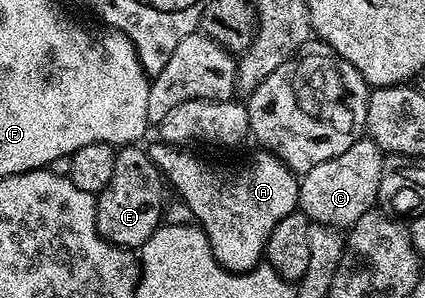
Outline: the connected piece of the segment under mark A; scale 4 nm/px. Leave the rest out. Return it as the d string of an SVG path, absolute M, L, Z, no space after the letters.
M157 143L149 146L148 152L152 163L158 166L163 178L182 196L184 204L190 208L195 222L206 233L210 240L212 255L224 266L229 273L249 273L263 260L268 243L268 235L272 235L272 227L284 219L284 215L295 212L299 208L298 190L299 178L294 170L279 157L269 151L258 151L247 165L234 169L229 173L226 169L213 169L206 161L201 161L194 153L189 153L186 147L179 147L169 143Z

